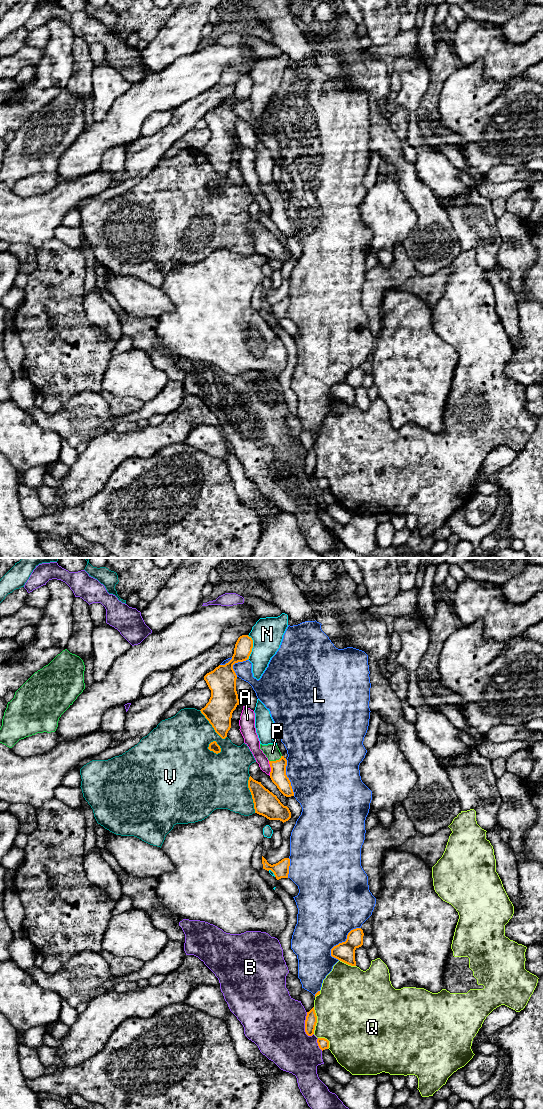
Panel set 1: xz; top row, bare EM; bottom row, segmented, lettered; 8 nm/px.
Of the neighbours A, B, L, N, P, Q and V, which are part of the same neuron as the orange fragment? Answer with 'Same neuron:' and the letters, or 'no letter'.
Same neuron: no letter

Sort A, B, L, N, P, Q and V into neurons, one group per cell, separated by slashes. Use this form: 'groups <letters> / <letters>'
groups A / B / L / N / P / Q / V

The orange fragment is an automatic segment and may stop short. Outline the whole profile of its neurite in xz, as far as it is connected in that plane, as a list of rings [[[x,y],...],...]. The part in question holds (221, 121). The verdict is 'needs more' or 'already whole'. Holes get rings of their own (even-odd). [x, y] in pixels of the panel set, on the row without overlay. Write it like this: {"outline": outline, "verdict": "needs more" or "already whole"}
{"outline": [[[248,75],[240,76],[235,84],[232,99],[204,116],[204,120],[211,130],[211,137],[200,151],[222,179],[227,177],[231,168],[232,153],[239,145],[236,131],[237,115],[233,105],[248,100],[252,88],[252,78]]], "verdict": "already whole"}

